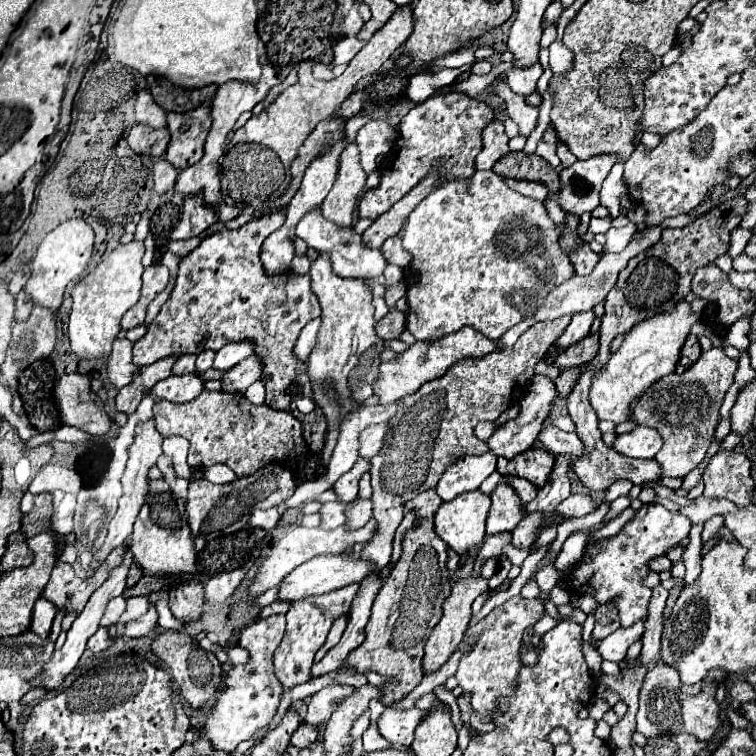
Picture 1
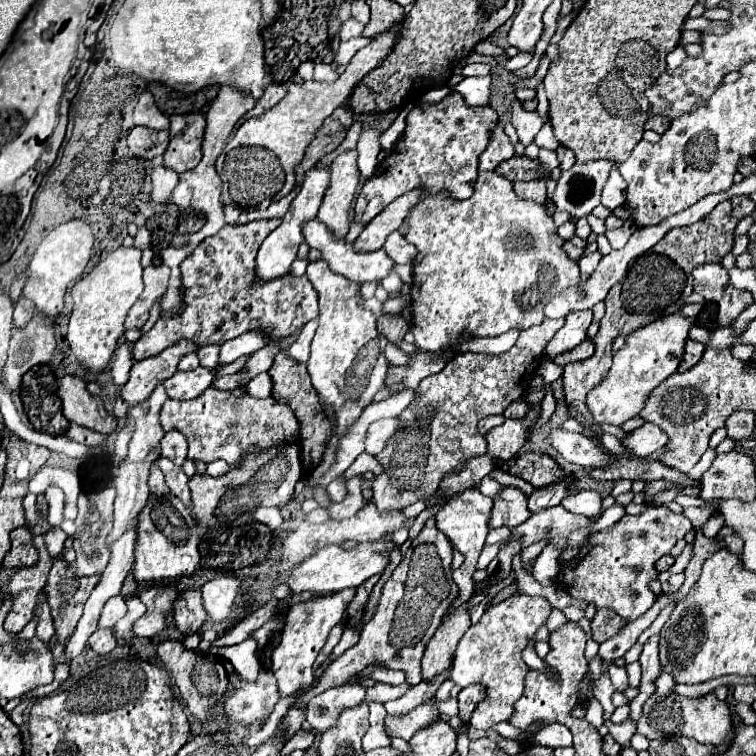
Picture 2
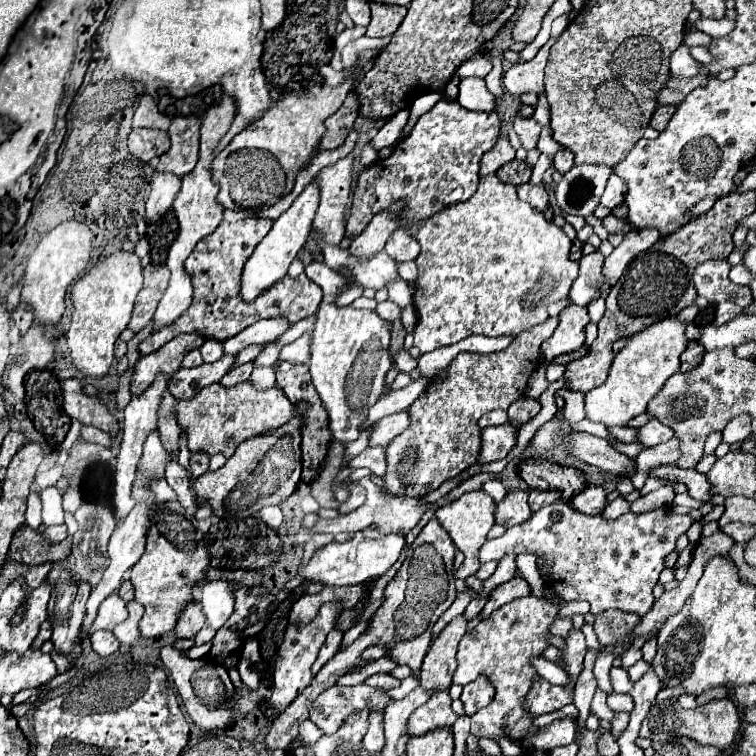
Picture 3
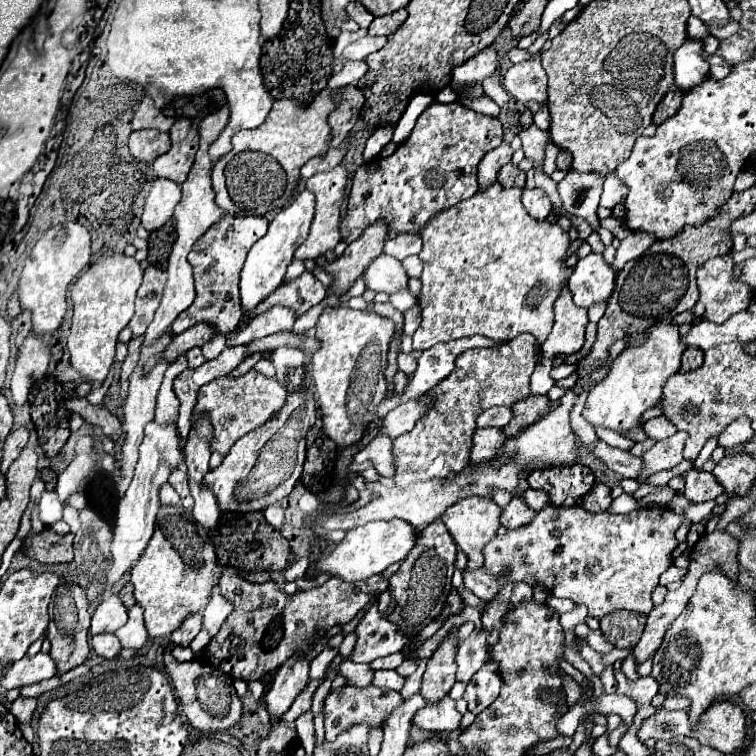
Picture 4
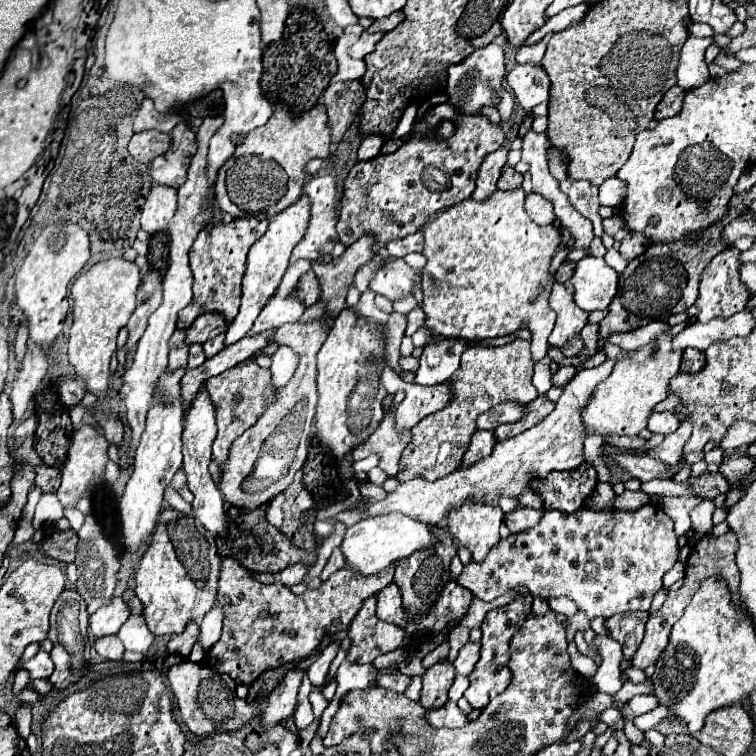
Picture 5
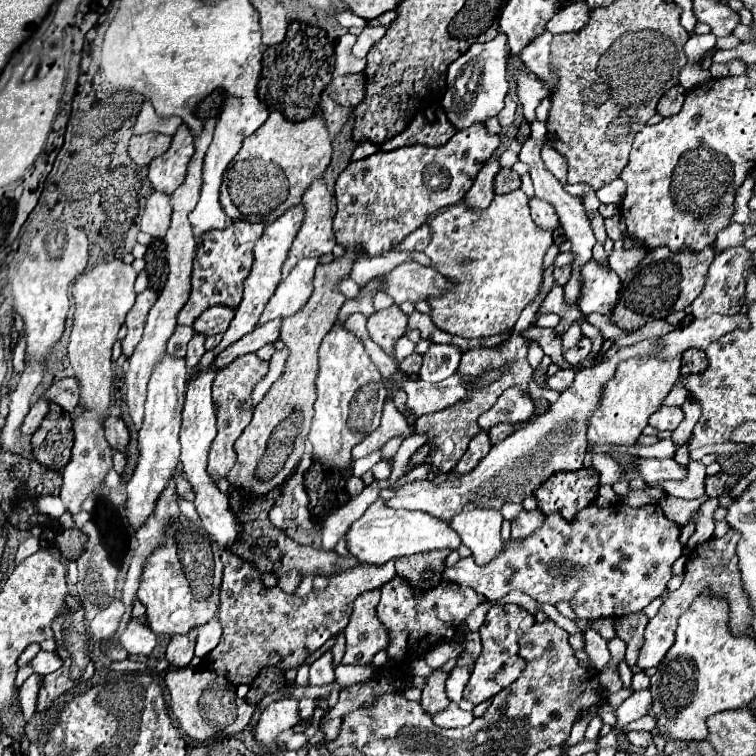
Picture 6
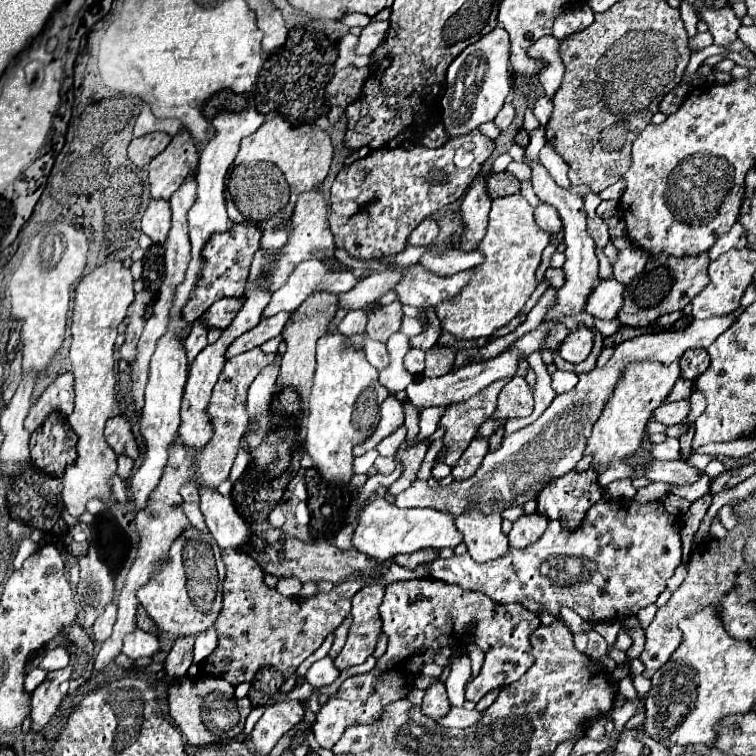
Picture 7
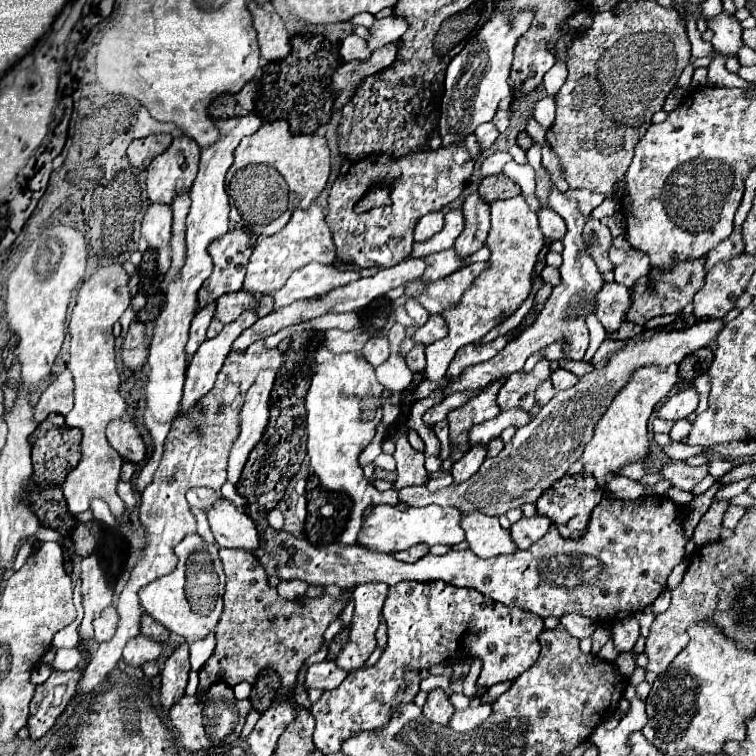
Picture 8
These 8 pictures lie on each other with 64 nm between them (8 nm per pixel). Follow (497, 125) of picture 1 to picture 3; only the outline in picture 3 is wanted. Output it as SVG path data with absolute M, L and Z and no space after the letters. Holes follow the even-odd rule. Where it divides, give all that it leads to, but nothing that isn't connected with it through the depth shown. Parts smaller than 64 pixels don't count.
M500 136L496 146L482 156L482 160L480 160L480 176L494 174L500 166L504 166L506 162L514 160L514 154L516 154L516 150L510 146L508 138Z

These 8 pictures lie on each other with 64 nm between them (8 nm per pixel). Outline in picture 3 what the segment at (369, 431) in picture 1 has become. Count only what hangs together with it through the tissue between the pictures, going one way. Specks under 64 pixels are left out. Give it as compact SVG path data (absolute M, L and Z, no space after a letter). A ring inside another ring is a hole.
M408 408L398 412L398 414L392 414L392 416L386 416L382 420L378 420L372 436L370 436L370 446L386 446L390 444L402 430L410 428L410 416L408 416Z

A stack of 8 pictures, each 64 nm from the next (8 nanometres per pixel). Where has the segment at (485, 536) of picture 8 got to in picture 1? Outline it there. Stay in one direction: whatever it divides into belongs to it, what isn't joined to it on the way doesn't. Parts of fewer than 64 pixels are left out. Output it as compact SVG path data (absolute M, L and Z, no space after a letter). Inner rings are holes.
M472 490L472 492L464 492L460 496L456 496L450 502L442 502L442 506L438 508L436 516L434 516L434 526L436 526L436 534L458 554L466 554L466 562L458 568L458 572L452 574L452 580L458 582L462 578L470 578L472 576L472 568L474 562L478 558L478 548L486 536L486 516L490 510L490 498L486 494L482 494L480 490Z

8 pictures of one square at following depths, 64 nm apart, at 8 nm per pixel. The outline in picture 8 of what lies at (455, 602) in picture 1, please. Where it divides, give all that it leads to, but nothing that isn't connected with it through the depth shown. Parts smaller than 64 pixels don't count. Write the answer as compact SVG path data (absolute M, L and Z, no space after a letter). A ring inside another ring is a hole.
M434 690L428 694L428 700L426 700L422 712L430 722L436 722L440 726L448 726L452 714L454 714L454 706L442 690Z

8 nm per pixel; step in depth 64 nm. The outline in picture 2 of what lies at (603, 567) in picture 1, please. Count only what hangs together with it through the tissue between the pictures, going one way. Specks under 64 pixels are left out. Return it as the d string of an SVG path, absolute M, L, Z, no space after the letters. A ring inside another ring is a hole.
M650 506L648 510L644 510L638 516L630 516L624 514L622 520L618 520L616 524L612 524L610 528L598 530L598 532L590 532L586 534L586 538L580 542L578 554L574 560L564 560L560 562L560 570L556 576L556 582L572 596L572 598L580 598L586 600L588 604L594 604L596 610L600 608L612 608L616 614L620 614L626 620L636 620L638 616L642 616L656 600L654 592L650 590L650 580L656 580L658 570L656 570L656 562L668 554L672 550L672 546L676 544L676 540L684 538L688 530L692 530L692 522L684 516L684 514L674 514L670 512L666 506Z

